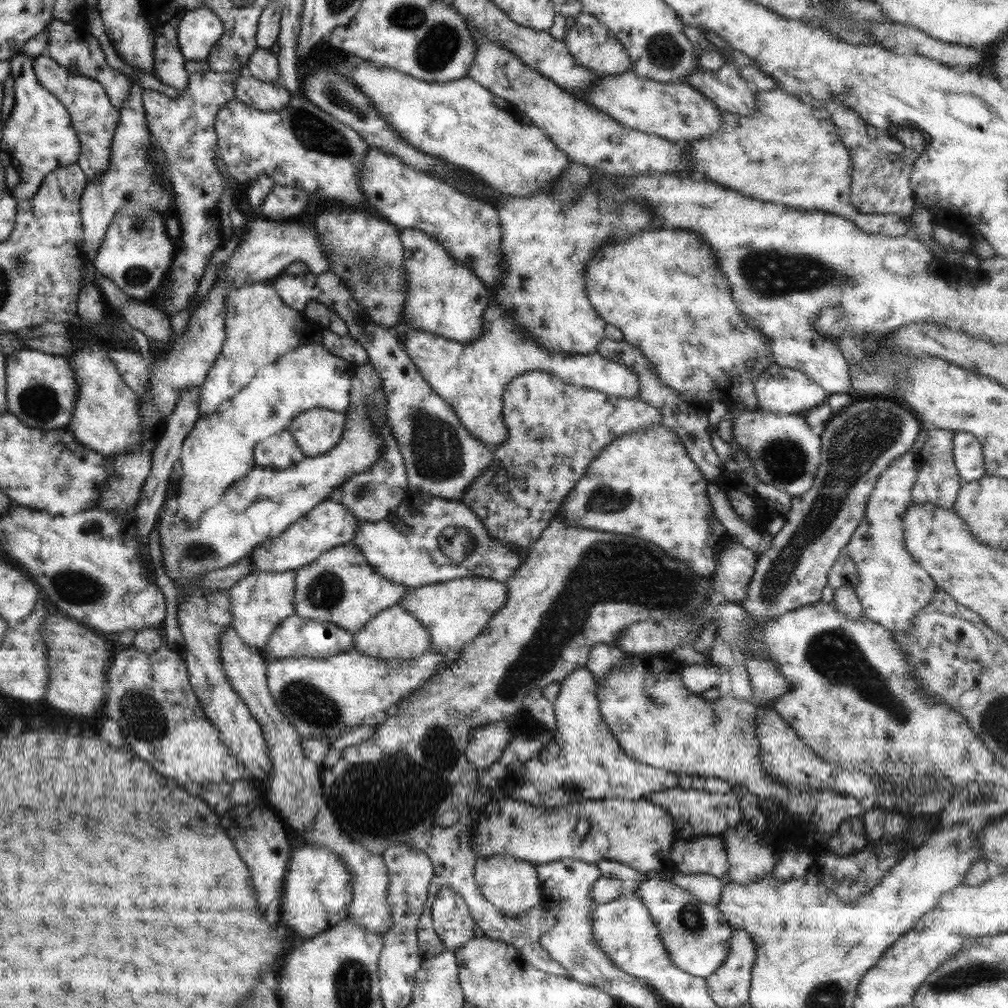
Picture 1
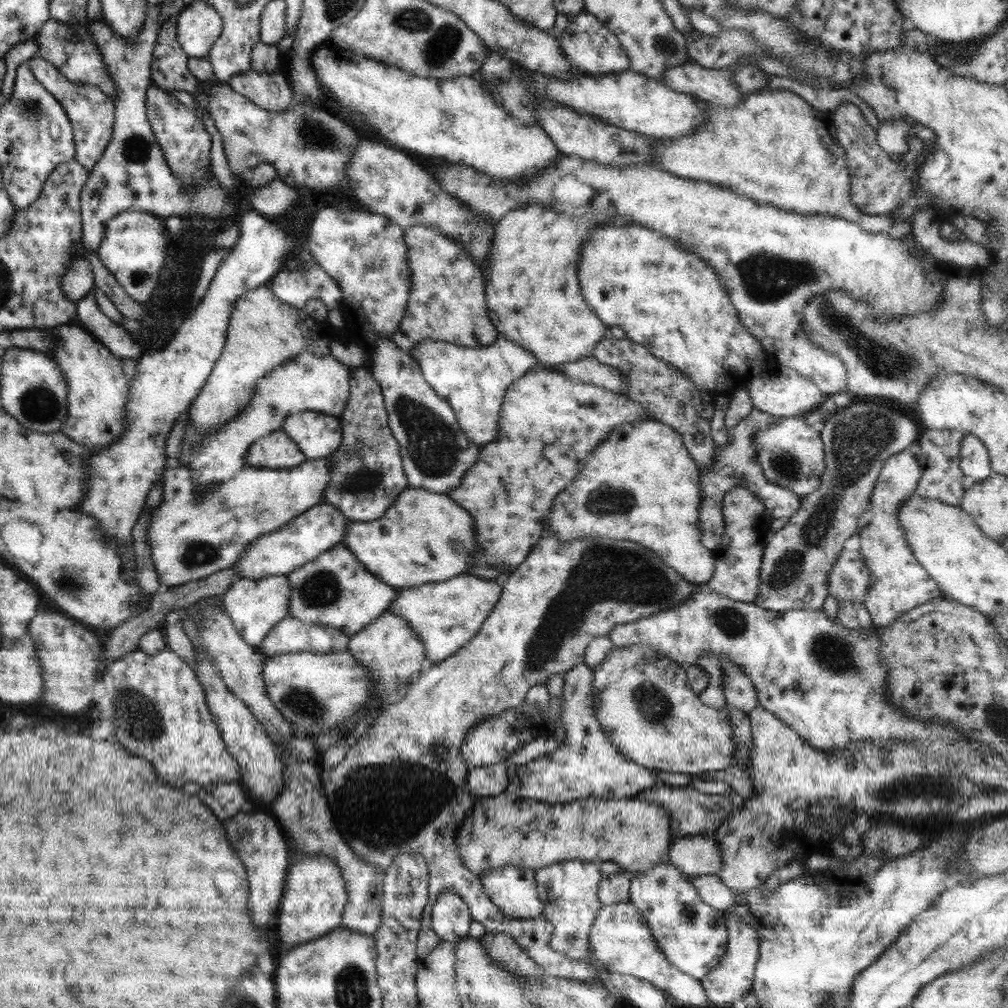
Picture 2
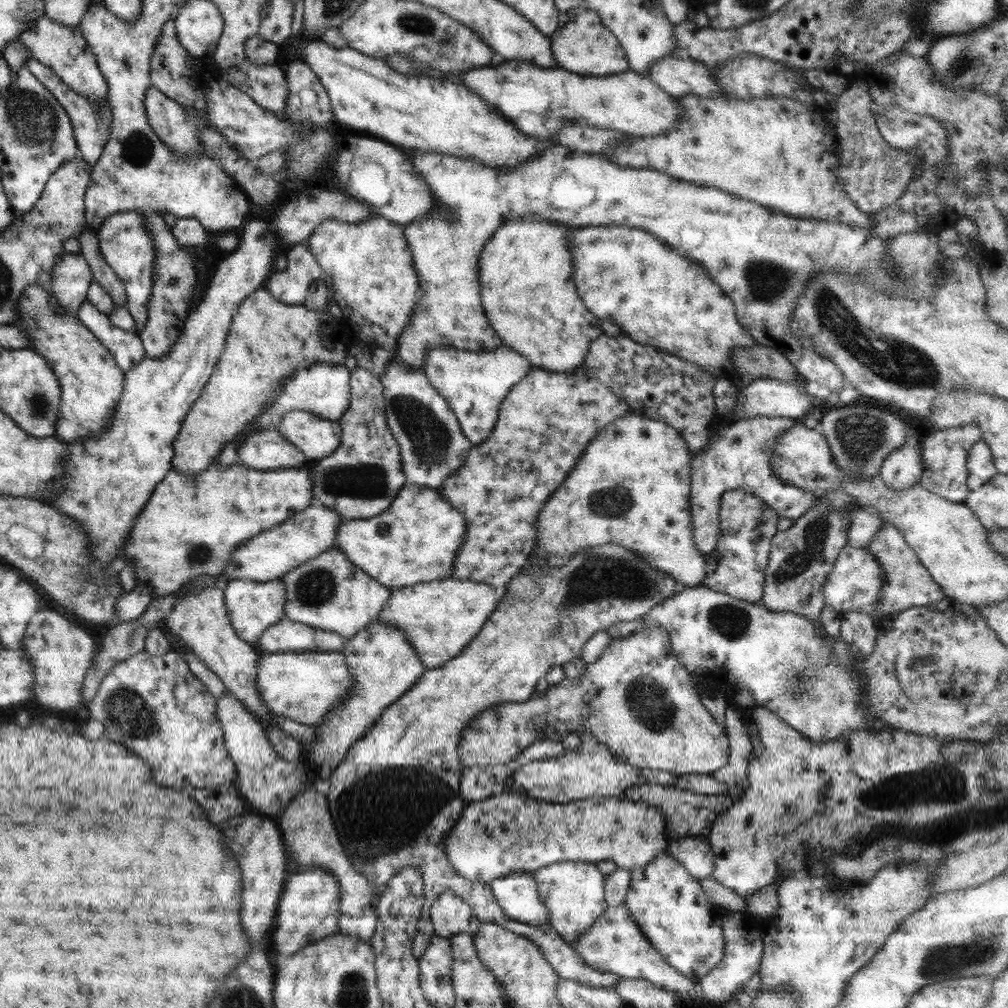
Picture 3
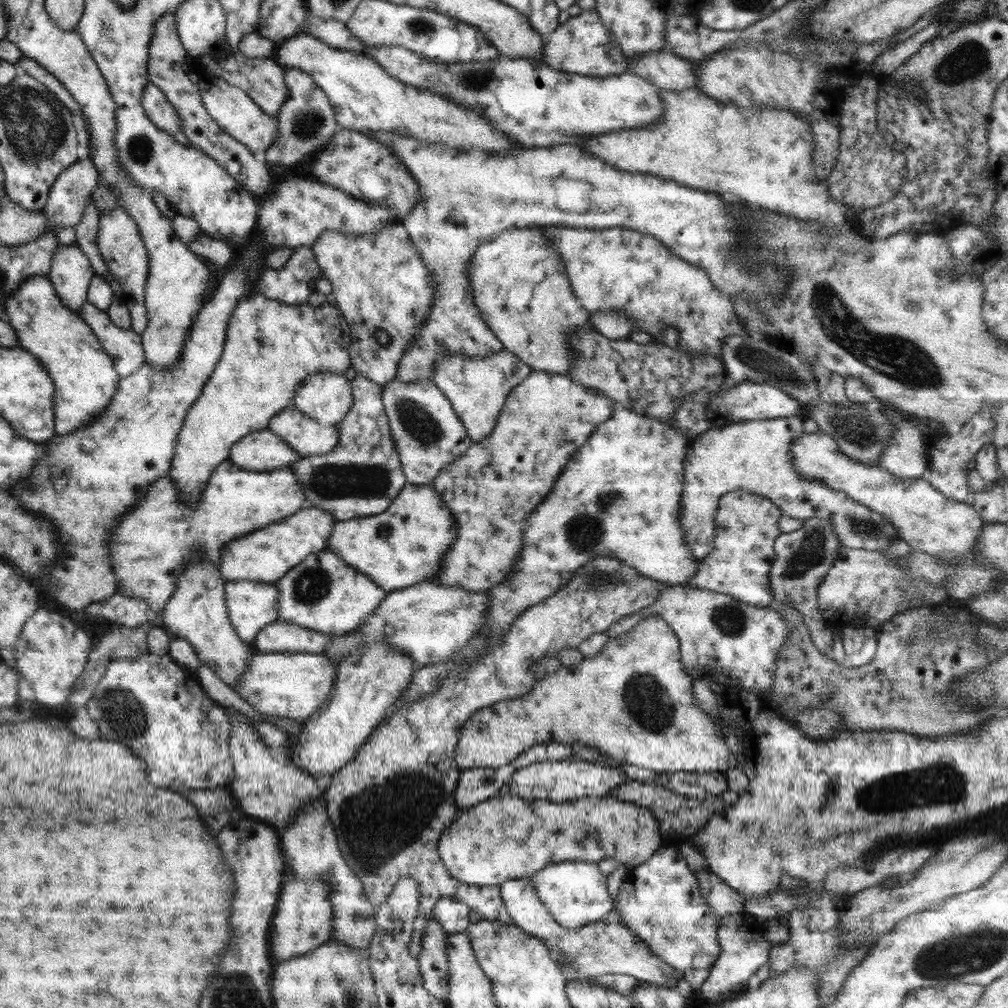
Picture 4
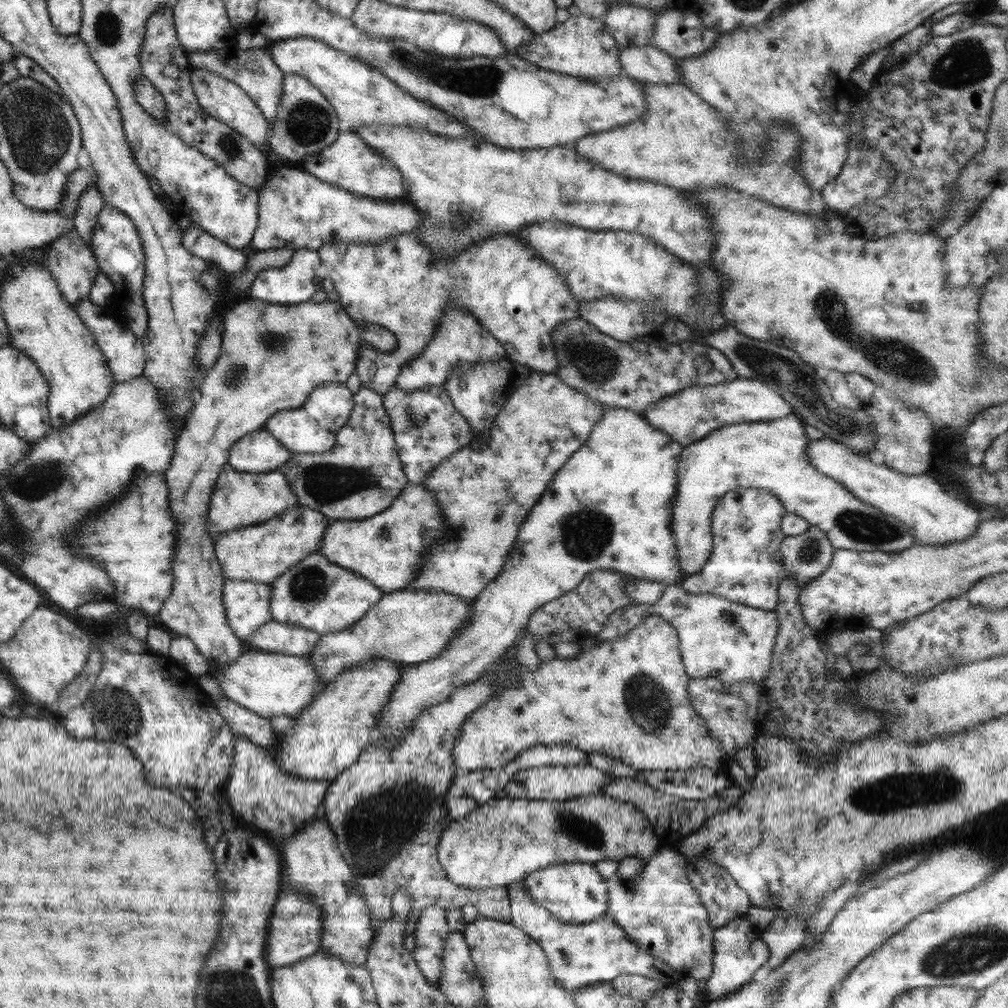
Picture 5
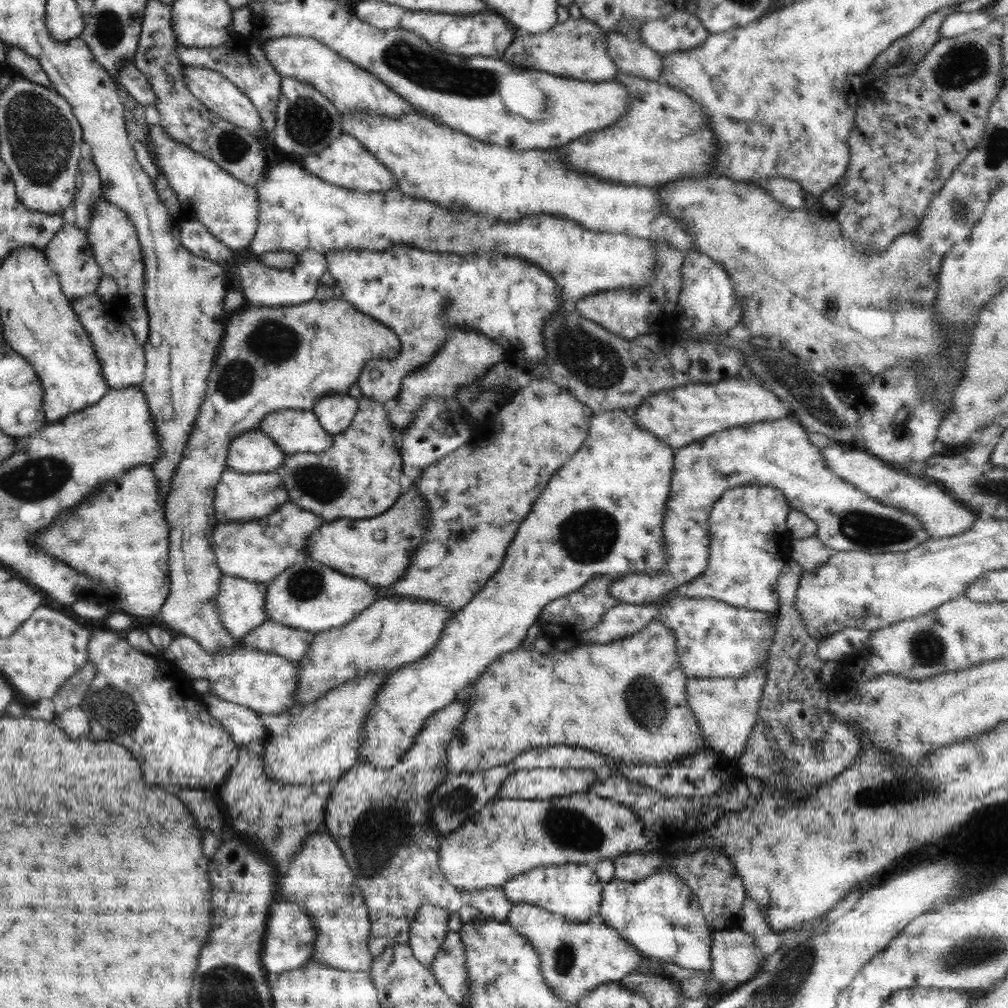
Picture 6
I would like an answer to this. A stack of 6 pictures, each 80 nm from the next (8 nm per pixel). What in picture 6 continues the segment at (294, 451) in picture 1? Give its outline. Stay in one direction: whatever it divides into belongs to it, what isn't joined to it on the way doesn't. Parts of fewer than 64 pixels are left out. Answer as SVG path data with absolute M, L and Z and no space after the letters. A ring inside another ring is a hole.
M258 428L234 435L226 450L226 466L238 473L275 471L283 462L284 452Z

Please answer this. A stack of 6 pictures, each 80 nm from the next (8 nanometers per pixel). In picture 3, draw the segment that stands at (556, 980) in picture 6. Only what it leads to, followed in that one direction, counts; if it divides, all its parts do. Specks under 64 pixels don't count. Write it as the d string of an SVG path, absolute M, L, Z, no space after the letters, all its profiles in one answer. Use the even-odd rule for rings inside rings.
M514 872L488 882L503 914L532 927L549 927L548 912L538 898L532 873ZM622 906L605 908L596 921L581 933L571 948L594 969L610 972L619 977L646 980L657 988L671 992L675 998L685 1000L689 998L691 1001L701 999L695 980L678 973L664 961Z

